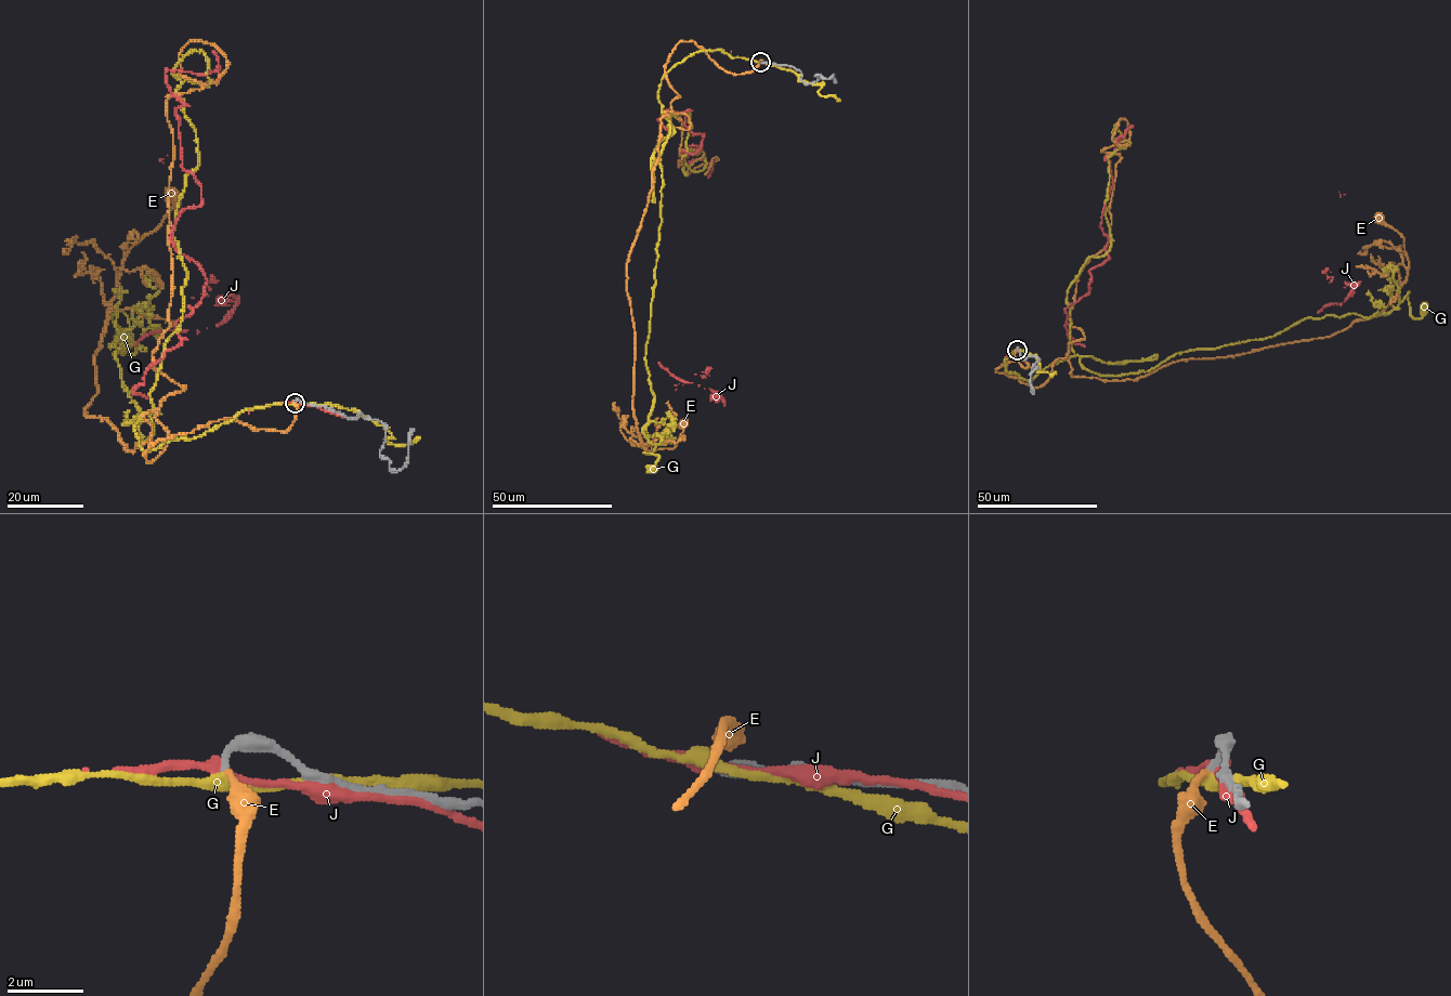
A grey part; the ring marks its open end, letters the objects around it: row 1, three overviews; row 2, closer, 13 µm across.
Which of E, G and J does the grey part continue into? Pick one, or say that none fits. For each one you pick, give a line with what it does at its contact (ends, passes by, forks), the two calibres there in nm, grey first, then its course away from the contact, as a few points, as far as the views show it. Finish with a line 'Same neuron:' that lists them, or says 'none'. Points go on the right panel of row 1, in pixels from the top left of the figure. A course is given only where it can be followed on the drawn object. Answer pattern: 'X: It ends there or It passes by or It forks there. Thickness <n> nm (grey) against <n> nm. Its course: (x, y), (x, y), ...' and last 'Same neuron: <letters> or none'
E: It ends there. Thickness 190 nm (grey) against 280 nm. Its course: (1017, 350), (996, 370), (1036, 387), (1067, 354), (1124, 380), (1330, 337), (1406, 278), (1380, 217)
Same neuron: E

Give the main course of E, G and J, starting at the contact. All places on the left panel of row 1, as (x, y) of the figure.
E: (295, 403), (285, 431), (221, 419), (148, 461), (155, 411), (134, 451), (85, 414), (121, 262), (172, 195)
G: (293, 403), (144, 451), (133, 428), (158, 413), (136, 444), (116, 312), (134, 353), (122, 336)
J: (295, 402), (175, 331), (206, 278), (172, 240), (201, 188), (166, 73), (210, 73), (213, 52), (161, 158)

